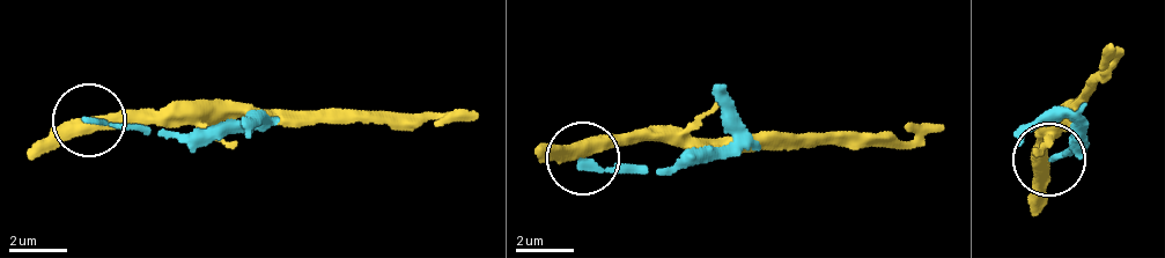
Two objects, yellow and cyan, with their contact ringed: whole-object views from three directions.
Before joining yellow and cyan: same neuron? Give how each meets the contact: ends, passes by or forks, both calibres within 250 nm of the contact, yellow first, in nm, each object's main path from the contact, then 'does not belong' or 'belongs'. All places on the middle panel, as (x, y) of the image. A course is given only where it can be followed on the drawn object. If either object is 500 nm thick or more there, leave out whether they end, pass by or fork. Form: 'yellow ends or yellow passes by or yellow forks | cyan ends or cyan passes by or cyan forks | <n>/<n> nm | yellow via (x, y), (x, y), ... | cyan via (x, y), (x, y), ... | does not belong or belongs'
yellow passes by | cyan ends | 460/200 nm | yellow via (576, 160), (643, 139), (897, 147), (943, 124) | cyan via (583, 160), (676, 172), (710, 162), (736, 137), (736, 116), (713, 82) | does not belong

